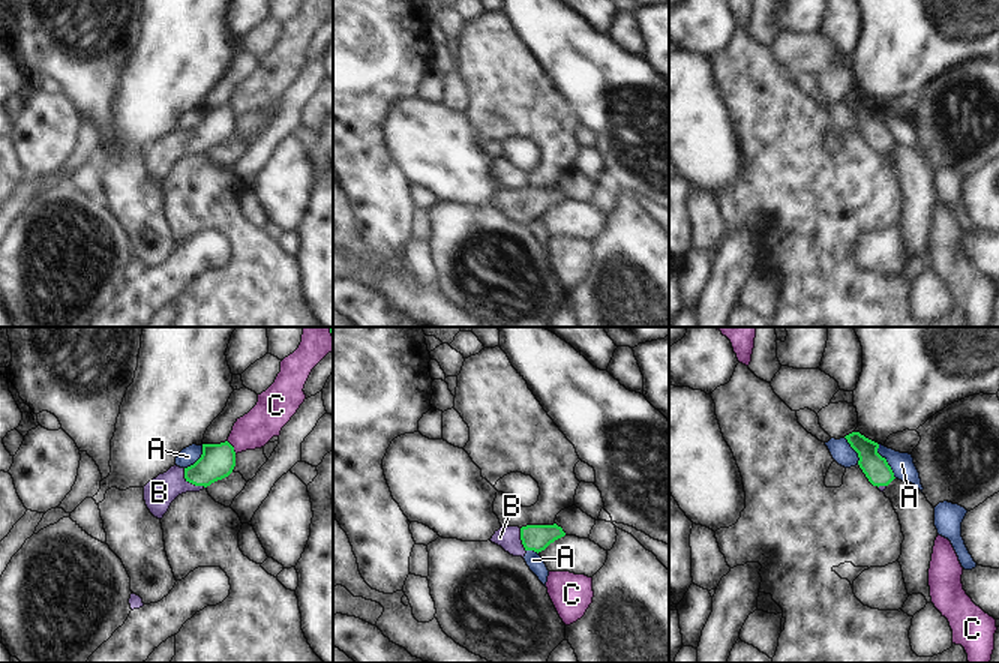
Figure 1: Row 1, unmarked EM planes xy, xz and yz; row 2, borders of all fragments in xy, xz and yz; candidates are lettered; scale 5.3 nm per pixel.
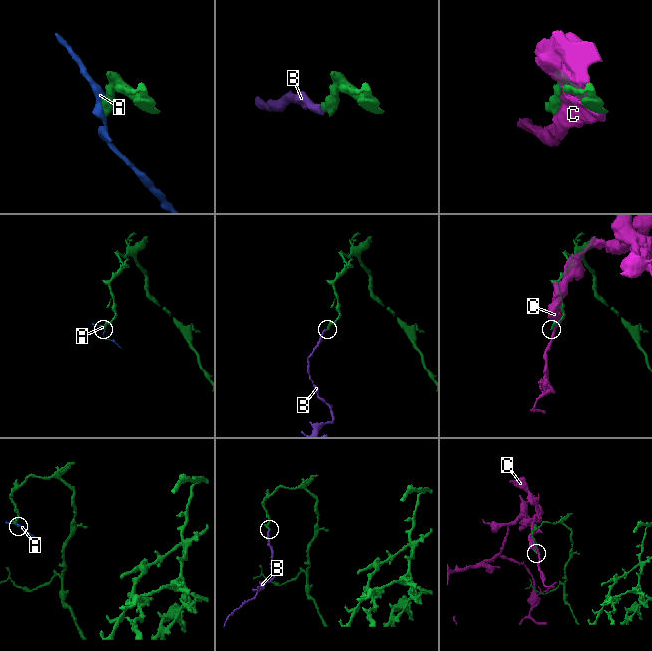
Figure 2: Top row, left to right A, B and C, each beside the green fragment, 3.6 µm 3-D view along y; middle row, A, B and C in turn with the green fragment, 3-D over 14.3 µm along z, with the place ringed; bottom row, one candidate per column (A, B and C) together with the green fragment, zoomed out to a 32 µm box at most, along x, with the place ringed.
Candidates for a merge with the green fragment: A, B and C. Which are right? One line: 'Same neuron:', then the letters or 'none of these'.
Same neuron: B

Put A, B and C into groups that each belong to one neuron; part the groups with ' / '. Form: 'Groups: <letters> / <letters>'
Groups: A / B / C

